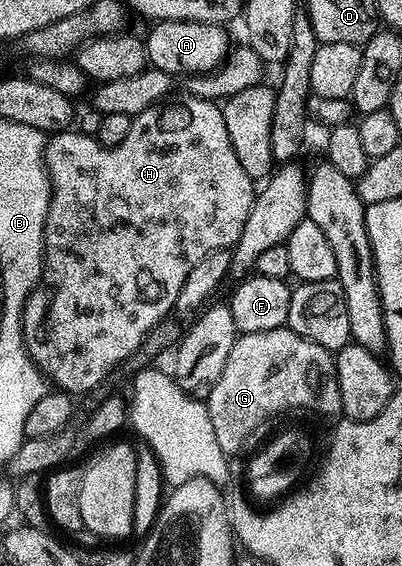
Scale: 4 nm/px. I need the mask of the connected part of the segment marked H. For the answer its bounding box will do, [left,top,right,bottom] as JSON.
[23,94,257,394]

